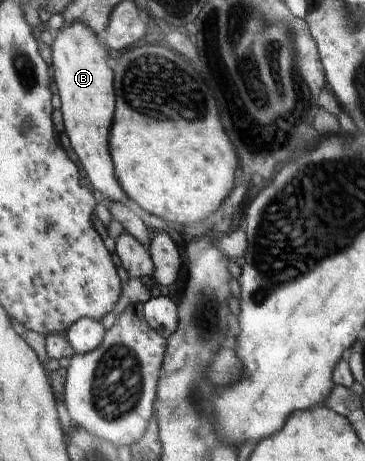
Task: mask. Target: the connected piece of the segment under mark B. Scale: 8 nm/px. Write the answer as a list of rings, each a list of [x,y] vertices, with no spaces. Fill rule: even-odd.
[[[84,23],[64,25],[54,35],[51,45],[52,67],[54,69],[54,83],[58,89],[58,97],[62,103],[62,112],[65,133],[69,137],[72,149],[84,167],[86,179],[90,185],[100,191],[105,199],[110,201],[126,202],[127,193],[124,193],[119,178],[114,173],[108,137],[115,114],[114,79],[112,71],[106,63],[106,47],[98,45],[96,33]]]

